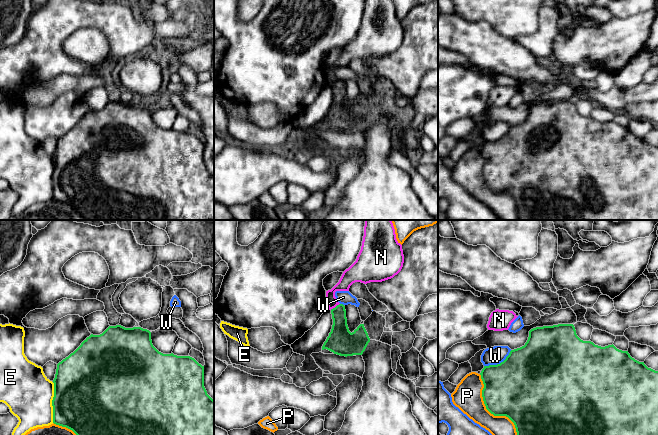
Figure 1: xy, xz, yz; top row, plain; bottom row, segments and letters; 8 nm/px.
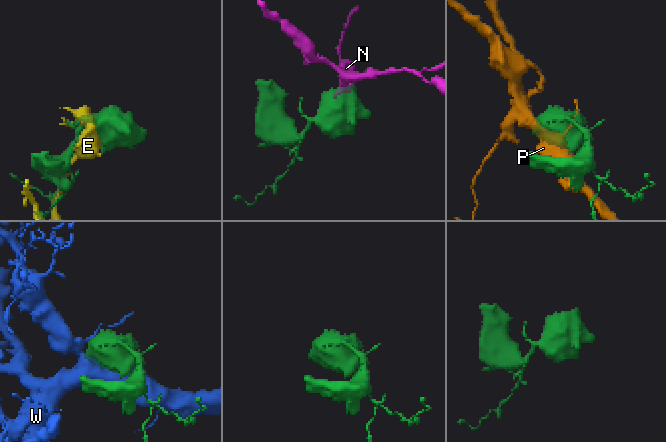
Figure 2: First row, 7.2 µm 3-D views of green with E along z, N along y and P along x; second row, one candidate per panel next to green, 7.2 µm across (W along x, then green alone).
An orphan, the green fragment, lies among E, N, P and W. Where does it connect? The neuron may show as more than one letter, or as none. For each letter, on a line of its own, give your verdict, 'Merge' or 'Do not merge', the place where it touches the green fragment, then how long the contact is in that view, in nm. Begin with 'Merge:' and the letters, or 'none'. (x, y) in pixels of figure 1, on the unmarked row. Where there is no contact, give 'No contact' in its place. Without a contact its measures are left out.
Merge: none
E: Do not merge. Touches green at xy (52, 178). Shared border 320 nm
N: Do not merge. Touches green at xz (335, 83). Shared border 90 nm
P: Do not merge. Touches green at yz (493, 190). Shared border 650 nm
W: Do not merge. Touches green at yz (498, 140). Shared border 260 nm

